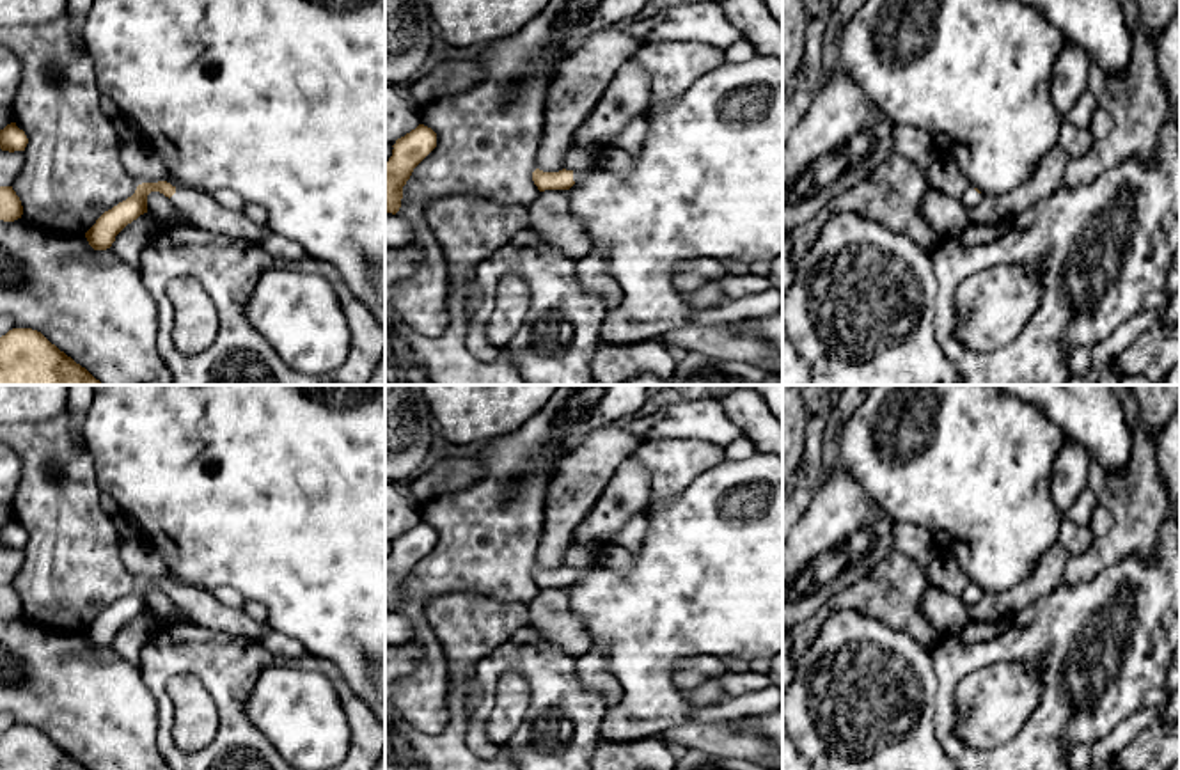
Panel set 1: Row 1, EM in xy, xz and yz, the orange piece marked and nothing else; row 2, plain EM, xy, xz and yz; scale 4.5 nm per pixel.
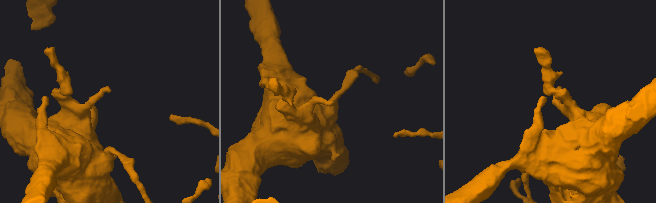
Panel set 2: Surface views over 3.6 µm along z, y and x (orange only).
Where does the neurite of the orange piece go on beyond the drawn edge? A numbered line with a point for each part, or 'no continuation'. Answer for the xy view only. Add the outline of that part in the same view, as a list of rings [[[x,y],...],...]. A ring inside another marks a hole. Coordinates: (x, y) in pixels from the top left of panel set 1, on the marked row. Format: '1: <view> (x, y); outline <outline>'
1: xy (203, 212); outline [[[176,188],[170,197],[177,209],[183,211],[188,224],[209,231],[222,232],[232,238],[243,238],[254,243],[263,243],[270,234],[266,225],[252,224],[243,211],[231,211],[220,206],[211,195],[202,195],[186,188]]]

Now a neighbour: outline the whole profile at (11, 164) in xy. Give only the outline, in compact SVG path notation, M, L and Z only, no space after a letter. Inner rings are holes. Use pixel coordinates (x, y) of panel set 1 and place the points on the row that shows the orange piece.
M0 151L0 186L11 186L25 163L25 151Z

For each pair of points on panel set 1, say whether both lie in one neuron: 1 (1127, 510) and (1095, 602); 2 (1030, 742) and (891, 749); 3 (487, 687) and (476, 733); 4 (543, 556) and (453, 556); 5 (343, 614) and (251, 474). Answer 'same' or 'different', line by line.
1: different
2: different
3: same
4: different
5: same

